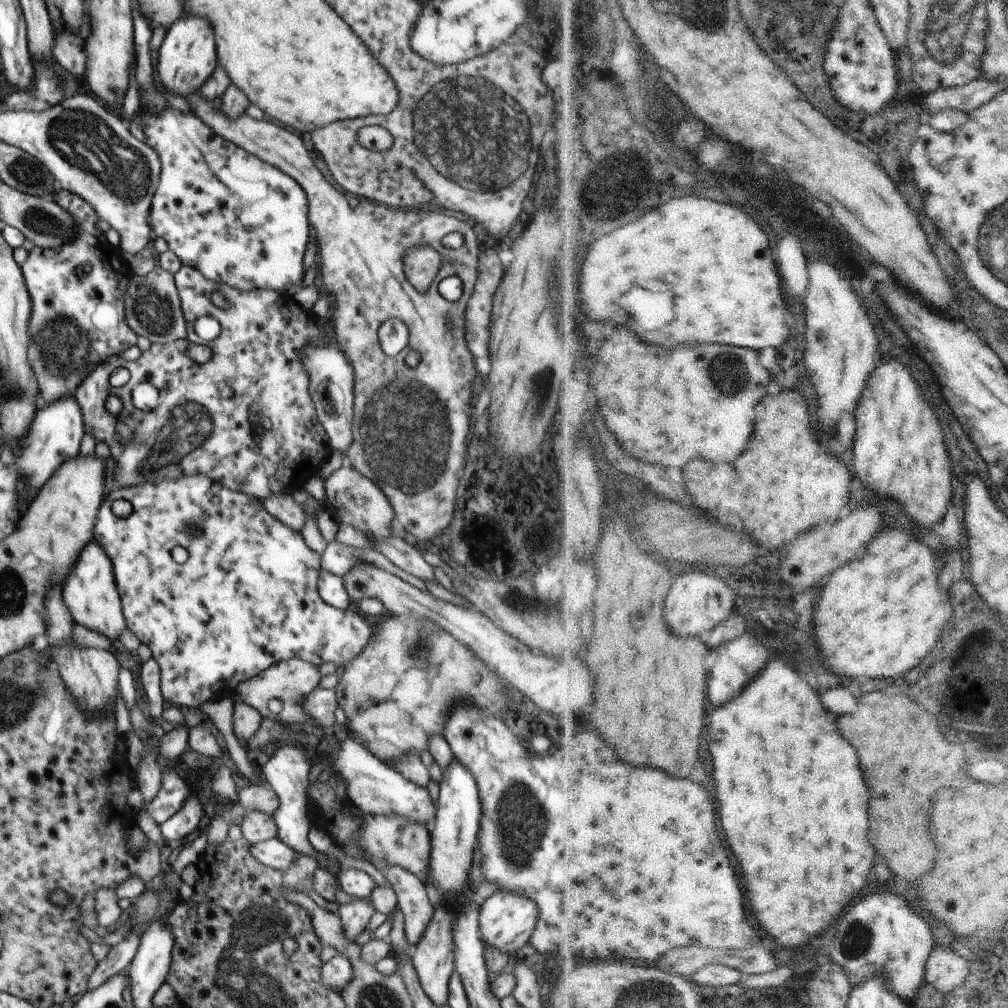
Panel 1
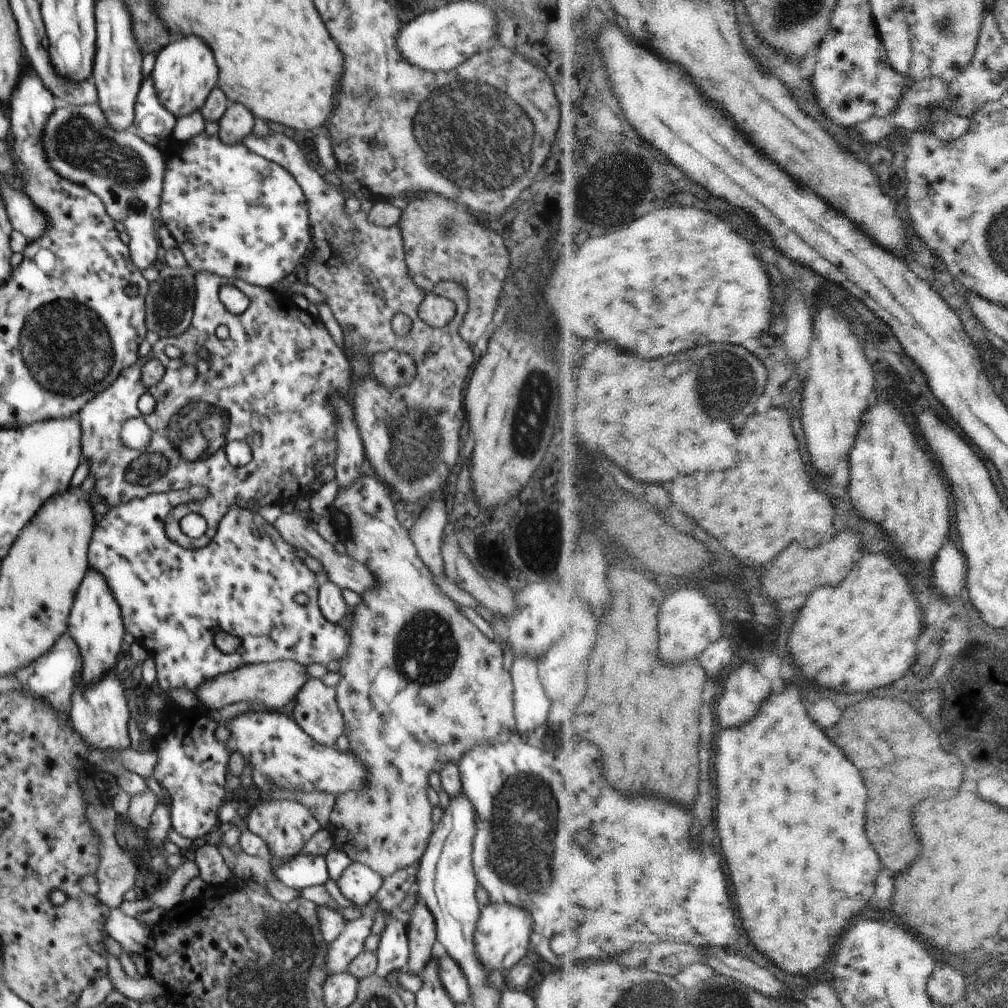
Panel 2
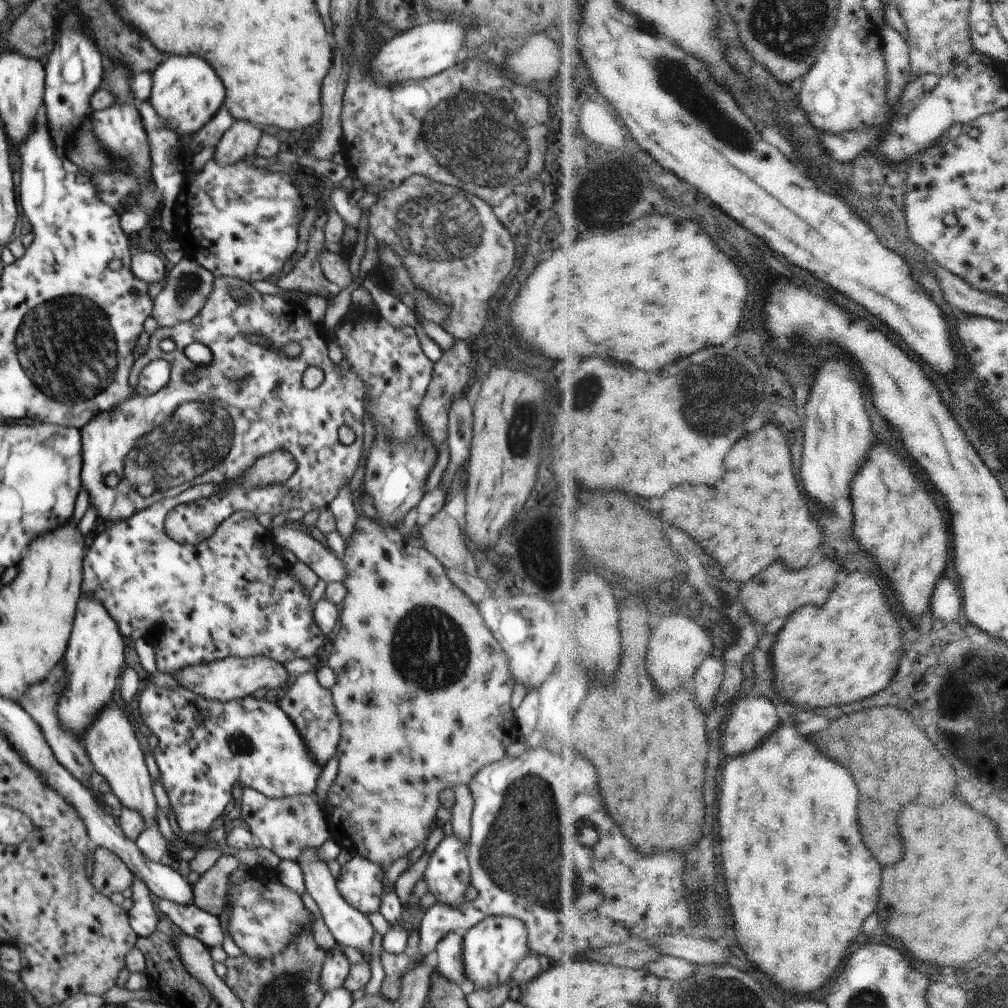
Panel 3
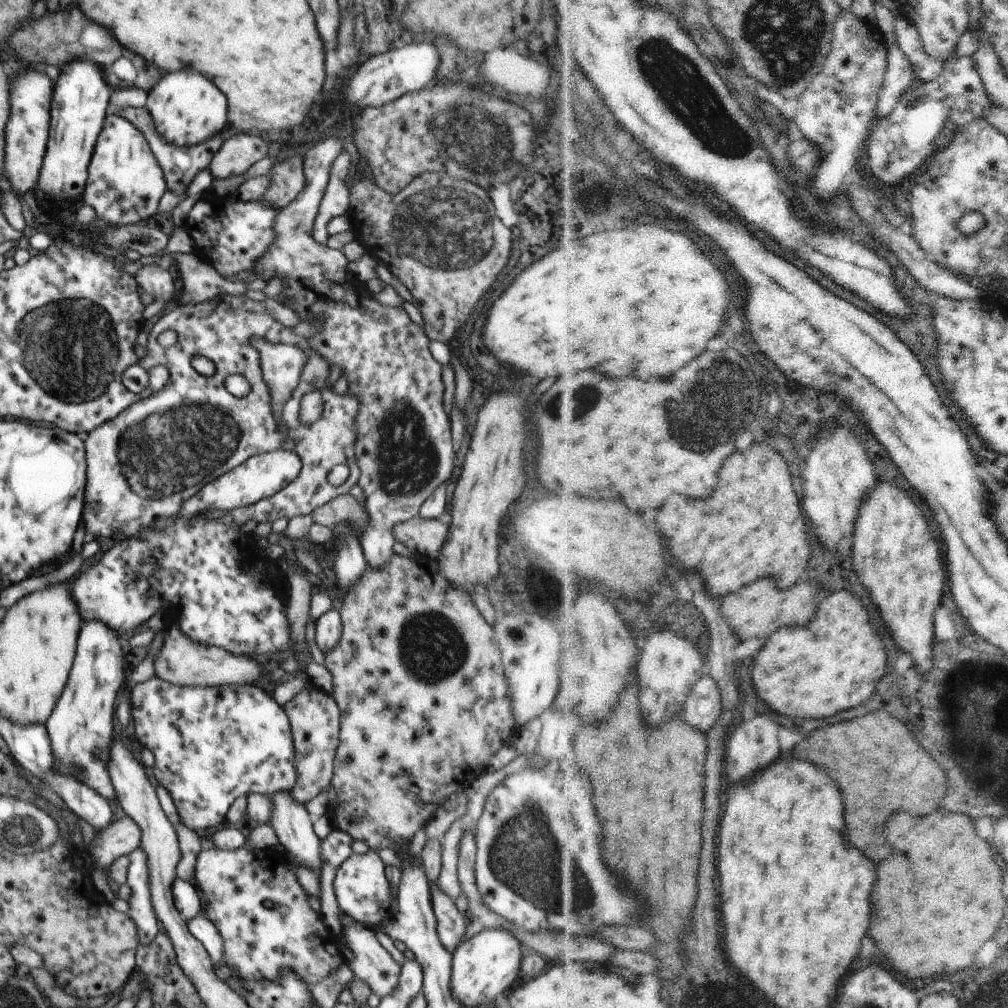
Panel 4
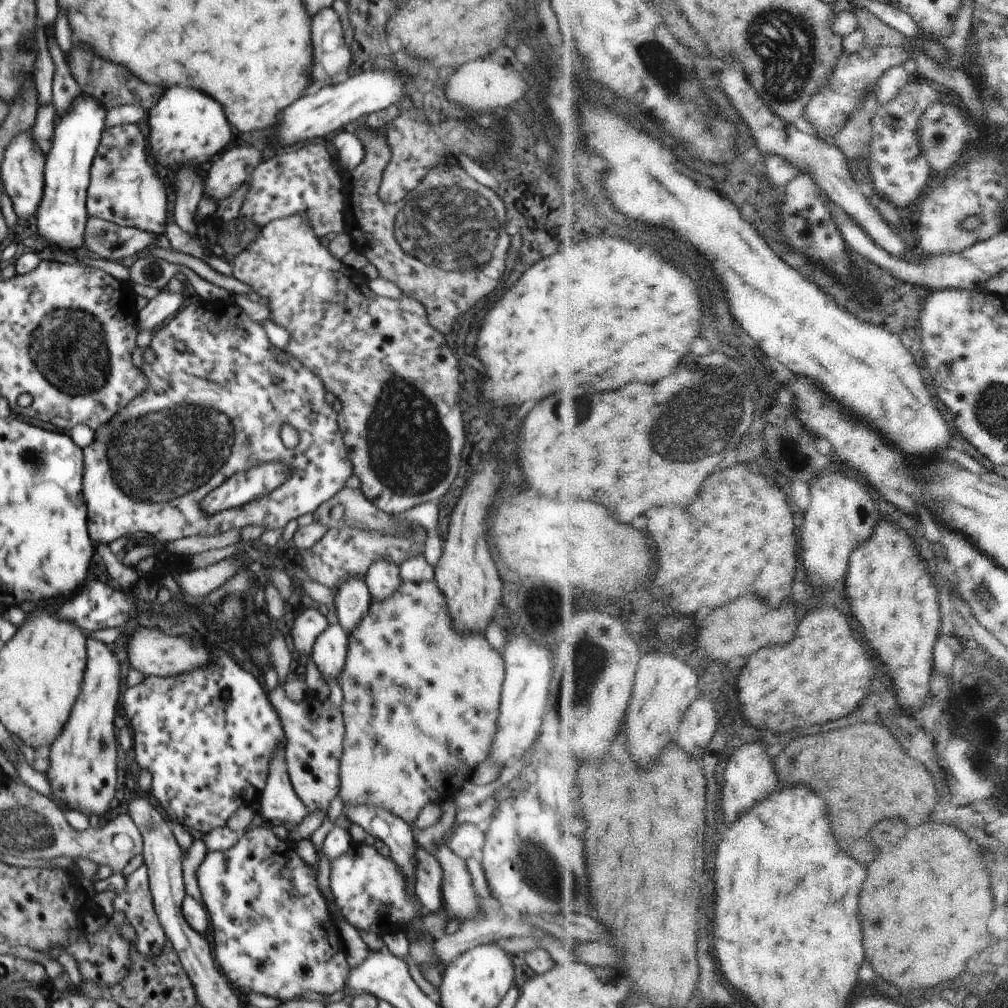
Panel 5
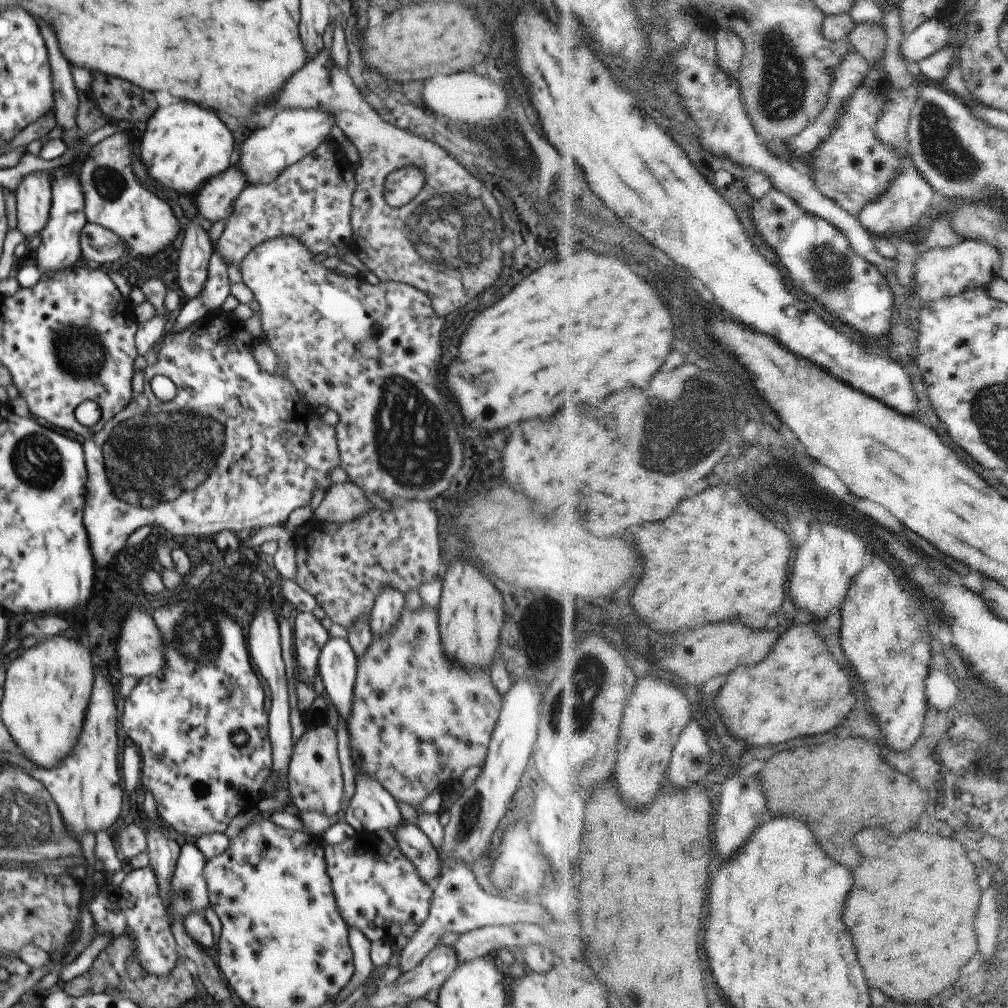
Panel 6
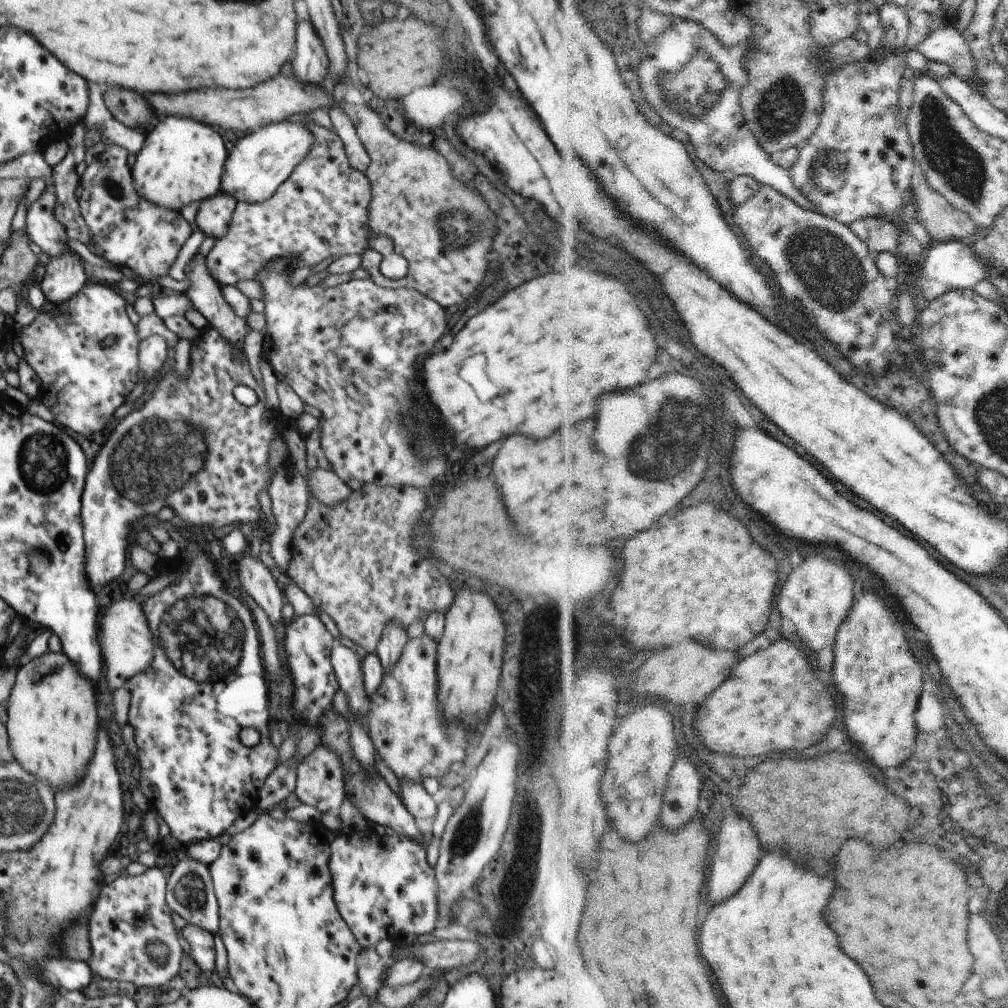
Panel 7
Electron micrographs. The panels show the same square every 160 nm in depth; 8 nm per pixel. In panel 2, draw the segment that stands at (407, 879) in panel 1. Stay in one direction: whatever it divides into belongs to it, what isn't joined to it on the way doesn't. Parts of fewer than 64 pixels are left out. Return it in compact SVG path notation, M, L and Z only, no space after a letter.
M418 896L413 910L407 925L409 959L405 971L411 975L422 976L425 966L431 961L432 944L436 942L437 930L433 913Z

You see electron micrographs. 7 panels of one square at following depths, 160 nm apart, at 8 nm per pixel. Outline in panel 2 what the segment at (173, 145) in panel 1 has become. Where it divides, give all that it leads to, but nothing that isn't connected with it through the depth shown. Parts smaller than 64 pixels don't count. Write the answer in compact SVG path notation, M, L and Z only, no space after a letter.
M205 132L185 142L180 156L166 157L166 172L163 180L163 191L159 206L159 217L163 225L166 225L171 235L177 240L178 247L183 252L186 262L196 272L208 271L219 274L231 280L242 279L247 283L270 289L275 282L284 282L300 263L304 263L310 253L313 237L310 236L311 222L309 221L309 206L302 187L298 184L295 176L278 163L266 160L263 156L252 152L246 145L227 145L217 136L208 137Z

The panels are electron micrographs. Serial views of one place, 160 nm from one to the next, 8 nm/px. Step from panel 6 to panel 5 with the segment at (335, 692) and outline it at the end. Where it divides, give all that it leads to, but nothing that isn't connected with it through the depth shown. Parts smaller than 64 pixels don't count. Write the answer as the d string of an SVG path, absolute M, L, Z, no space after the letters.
M338 623L329 624L316 639L310 658L325 680L337 680L345 667L349 636Z

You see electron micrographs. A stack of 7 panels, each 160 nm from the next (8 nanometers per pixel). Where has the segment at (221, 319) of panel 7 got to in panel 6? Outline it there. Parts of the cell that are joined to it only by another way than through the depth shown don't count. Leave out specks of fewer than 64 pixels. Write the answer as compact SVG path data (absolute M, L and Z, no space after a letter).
M198 214L188 220L183 229L184 238L179 259L176 261L178 271L176 279L186 298L192 300L204 290L214 243L211 242L208 233L202 229Z

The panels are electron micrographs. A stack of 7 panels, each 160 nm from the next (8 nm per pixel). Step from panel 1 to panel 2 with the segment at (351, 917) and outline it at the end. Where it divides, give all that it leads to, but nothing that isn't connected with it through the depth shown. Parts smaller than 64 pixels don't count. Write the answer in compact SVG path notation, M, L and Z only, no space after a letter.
M372 898L363 908L362 917L347 922L347 926L334 940L325 958L328 976L346 973L352 959L364 948L364 941L370 933L377 910L382 909L378 899Z

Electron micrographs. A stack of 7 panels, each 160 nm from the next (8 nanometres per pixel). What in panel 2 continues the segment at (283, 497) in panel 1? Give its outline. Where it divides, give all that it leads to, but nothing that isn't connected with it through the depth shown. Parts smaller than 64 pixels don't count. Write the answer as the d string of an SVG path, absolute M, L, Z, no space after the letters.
M292 512L290 514L281 514L274 523L274 528L280 533L280 536L302 554L310 555L320 562L321 567L338 588L350 589L362 596L374 584L374 575L368 570L365 564L356 562L350 558L345 552L340 554L335 545L326 542L316 529L309 524L304 518L300 518L298 514Z

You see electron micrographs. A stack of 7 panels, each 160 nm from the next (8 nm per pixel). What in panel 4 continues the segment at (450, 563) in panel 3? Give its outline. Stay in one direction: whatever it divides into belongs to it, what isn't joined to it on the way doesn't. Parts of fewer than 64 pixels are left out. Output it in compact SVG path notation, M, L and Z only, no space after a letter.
M419 514L410 520L398 523L394 535L397 542L402 542L414 553L437 558L446 540L449 526L438 519L425 519Z

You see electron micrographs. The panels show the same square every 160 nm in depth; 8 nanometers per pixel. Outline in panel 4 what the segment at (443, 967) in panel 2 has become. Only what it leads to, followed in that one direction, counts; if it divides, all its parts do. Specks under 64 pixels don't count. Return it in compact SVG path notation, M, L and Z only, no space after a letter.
M431 882L430 888L439 941L453 953L465 934L465 916L458 911L454 900L440 889L438 883Z

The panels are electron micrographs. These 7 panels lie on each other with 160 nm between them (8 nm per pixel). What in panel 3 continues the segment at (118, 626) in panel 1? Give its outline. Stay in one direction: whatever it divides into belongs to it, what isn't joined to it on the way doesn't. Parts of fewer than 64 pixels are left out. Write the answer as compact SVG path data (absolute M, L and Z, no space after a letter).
M81 594L78 598L72 633L64 656L66 686L58 702L58 718L64 728L82 737L86 728L96 720L100 710L110 704L116 690L120 668L124 666L124 638L116 620L104 608L102 602Z

